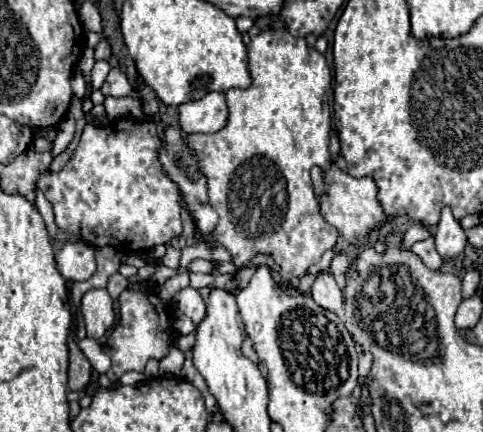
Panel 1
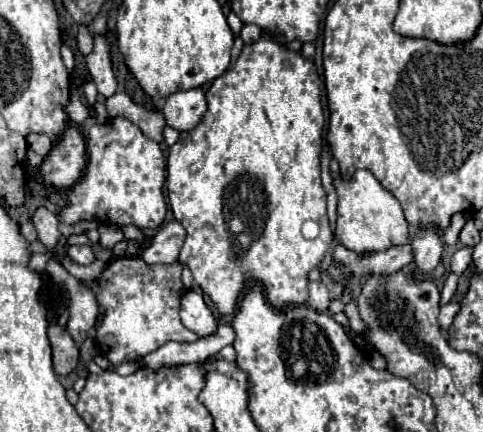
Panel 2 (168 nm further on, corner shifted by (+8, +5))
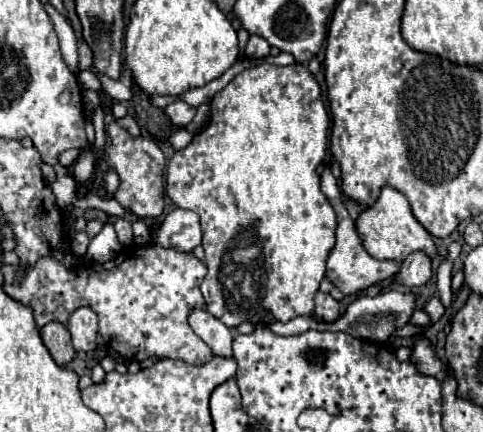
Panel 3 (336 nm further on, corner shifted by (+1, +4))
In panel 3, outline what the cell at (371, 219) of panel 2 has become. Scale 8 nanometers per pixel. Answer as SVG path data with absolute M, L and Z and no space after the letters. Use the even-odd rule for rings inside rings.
M383 187L375 205L363 209L363 213L357 219L357 229L359 229L359 235L363 237L363 247L375 259L393 259L401 263L413 251L423 251L431 259L437 255L433 237L413 217L407 199L397 189L391 189L391 187Z

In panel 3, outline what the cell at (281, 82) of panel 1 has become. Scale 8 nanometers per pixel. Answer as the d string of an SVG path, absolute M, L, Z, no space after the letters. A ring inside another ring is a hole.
M263 63L263 65L257 65L257 67L245 69L239 75L235 75L229 81L229 85L213 97L213 101L209 105L211 117L209 117L207 127L195 135L191 145L177 151L171 157L169 165L167 165L169 199L177 207L195 211L201 219L205 263L207 263L207 269L209 269L207 275L205 275L205 281L201 285L201 291L203 291L203 297L205 297L205 303L207 303L207 311L211 315L215 315L219 321L223 321L229 329L235 329L243 321L251 321L253 317L261 315L261 311L271 313L277 321L283 321L283 323L297 317L297 315L313 315L313 309L315 309L313 297L319 289L319 283L325 277L325 263L327 263L331 247L335 245L335 227L337 227L335 211L329 205L327 197L321 193L319 175L315 171L317 165L323 161L328 149L329 115L319 97L321 97L321 89L319 89L313 73L309 73L309 69L301 63L293 63L293 65L287 65L287 67Z

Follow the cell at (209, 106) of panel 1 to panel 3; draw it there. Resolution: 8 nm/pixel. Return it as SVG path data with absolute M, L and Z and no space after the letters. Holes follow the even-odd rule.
M177 99L177 101L169 103L163 111L165 111L165 115L171 119L173 125L177 125L177 127L185 127L185 125L189 125L189 123L193 121L197 109L191 107L191 105L187 105L185 101Z

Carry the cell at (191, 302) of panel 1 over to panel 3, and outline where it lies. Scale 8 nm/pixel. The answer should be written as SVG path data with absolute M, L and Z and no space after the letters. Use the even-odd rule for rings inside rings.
M195 309L189 315L189 325L211 347L213 355L217 355L217 357L231 357L233 355L233 349L231 349L233 333L219 319L209 315L207 311Z

